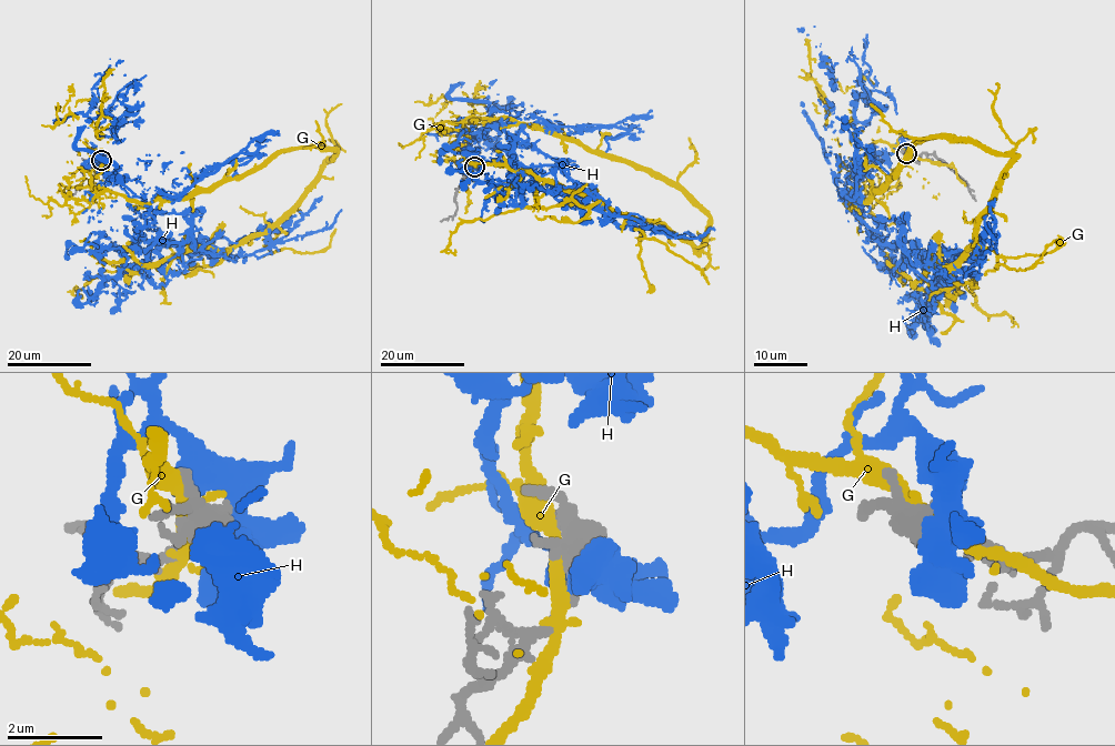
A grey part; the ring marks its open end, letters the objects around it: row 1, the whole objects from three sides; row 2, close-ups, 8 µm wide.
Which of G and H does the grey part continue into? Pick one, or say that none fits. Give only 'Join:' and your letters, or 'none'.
Join: H

